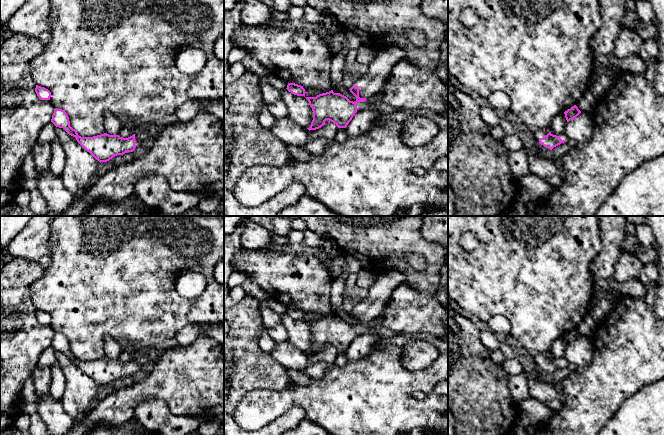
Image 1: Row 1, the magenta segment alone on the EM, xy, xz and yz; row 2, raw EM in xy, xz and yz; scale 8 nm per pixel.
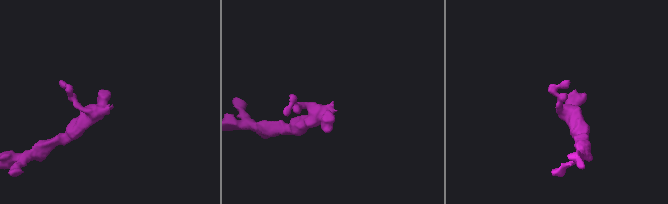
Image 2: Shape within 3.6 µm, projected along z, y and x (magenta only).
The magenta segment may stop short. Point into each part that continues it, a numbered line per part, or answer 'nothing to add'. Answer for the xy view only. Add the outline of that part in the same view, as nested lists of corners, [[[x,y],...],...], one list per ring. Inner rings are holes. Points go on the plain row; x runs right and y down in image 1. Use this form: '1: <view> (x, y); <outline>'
1: xy (142, 359); [[[139,352],[136,356],[135,356],[135,371],[139,371],[140,369],[142,369],[143,367],[149,368],[154,360],[156,359],[157,354],[148,354],[145,352]]]

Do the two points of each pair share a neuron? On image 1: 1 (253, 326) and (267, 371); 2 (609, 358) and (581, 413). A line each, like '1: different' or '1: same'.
1: same
2: same

